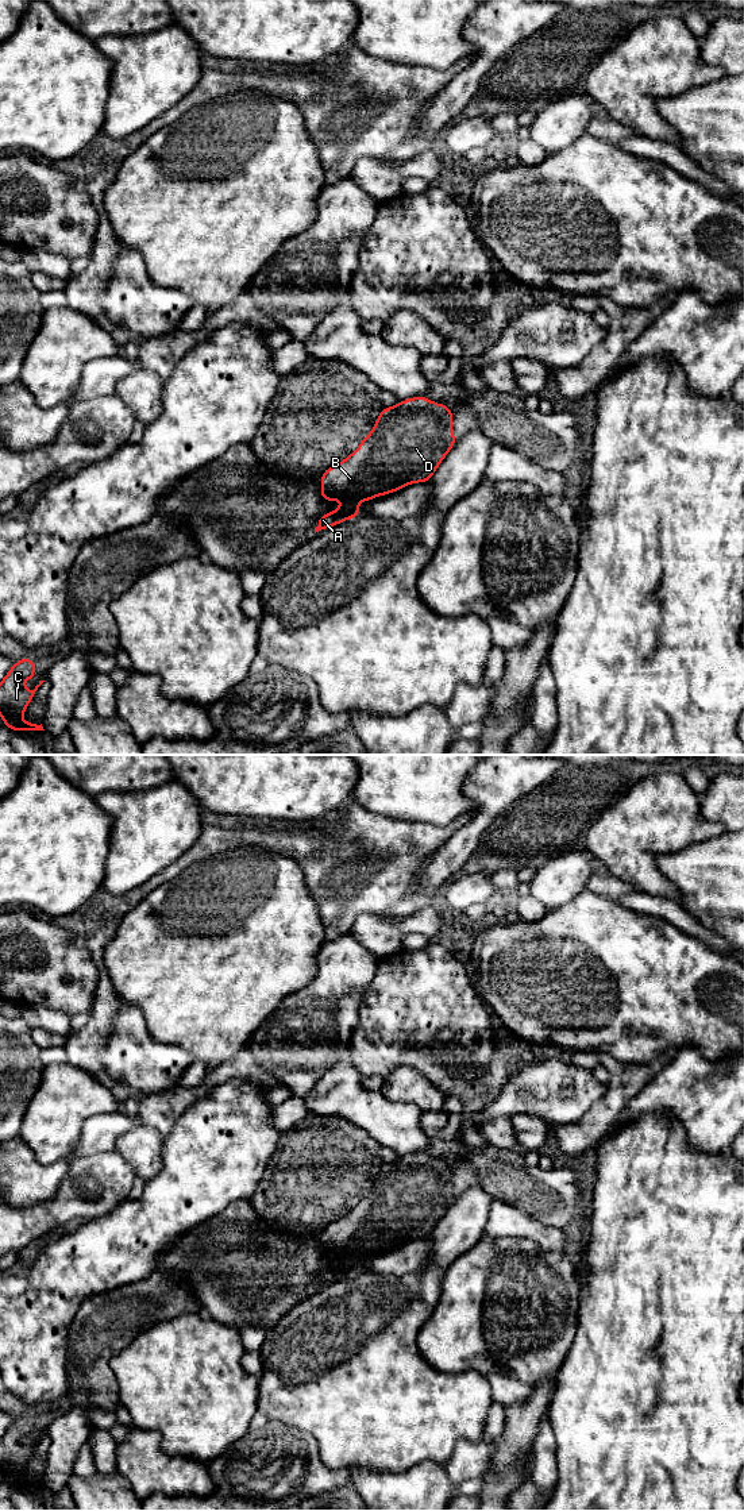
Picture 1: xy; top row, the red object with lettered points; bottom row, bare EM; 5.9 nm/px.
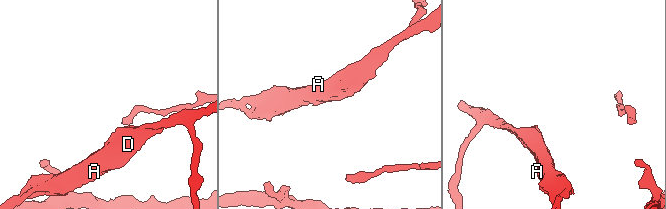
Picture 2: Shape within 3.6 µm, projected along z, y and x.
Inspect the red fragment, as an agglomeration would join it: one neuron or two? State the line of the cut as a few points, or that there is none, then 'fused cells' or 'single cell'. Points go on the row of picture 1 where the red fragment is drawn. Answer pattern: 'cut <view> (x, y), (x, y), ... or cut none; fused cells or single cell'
cut none; single cell

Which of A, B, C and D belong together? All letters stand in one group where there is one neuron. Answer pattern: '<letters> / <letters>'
A B C D

